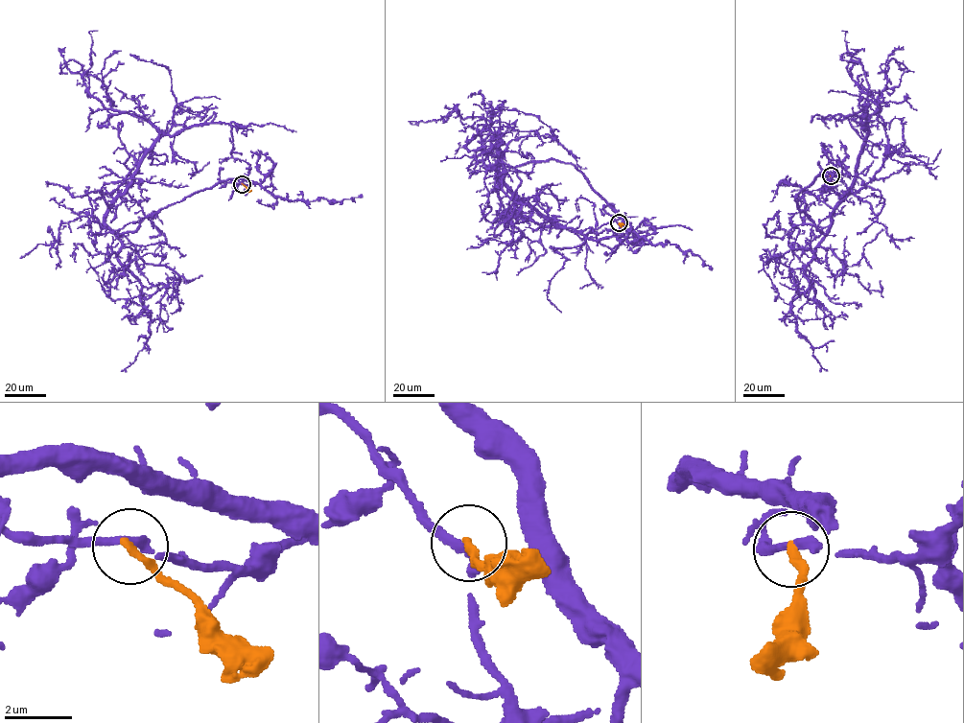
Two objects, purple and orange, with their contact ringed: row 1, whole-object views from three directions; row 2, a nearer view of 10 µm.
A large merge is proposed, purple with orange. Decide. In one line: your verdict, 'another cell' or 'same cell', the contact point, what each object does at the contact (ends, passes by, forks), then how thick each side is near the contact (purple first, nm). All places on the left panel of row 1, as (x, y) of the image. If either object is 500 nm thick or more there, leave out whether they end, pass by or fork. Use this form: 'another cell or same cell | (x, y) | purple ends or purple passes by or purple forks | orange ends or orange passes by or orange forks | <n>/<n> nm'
another cell | (242, 184) | purple ends | orange ends | 360/260 nm

